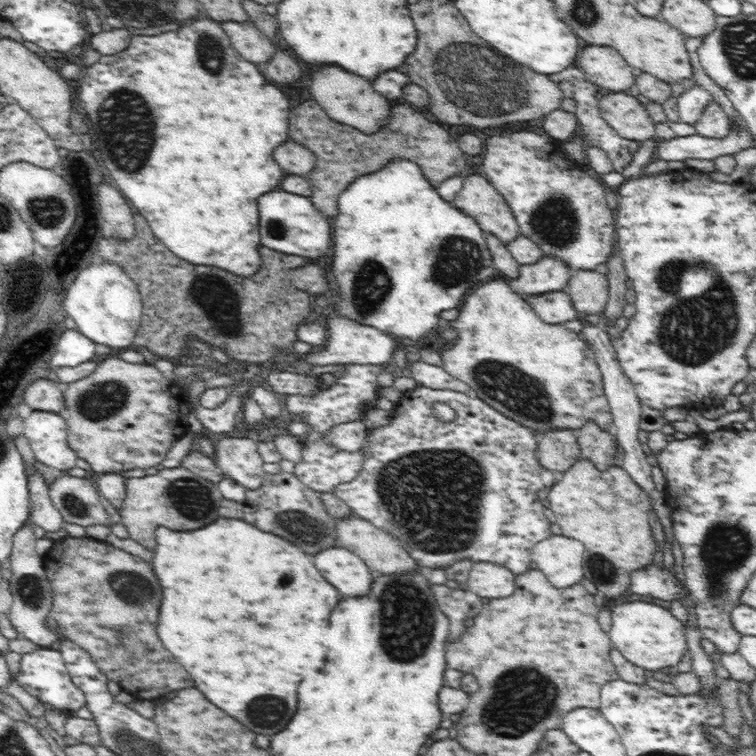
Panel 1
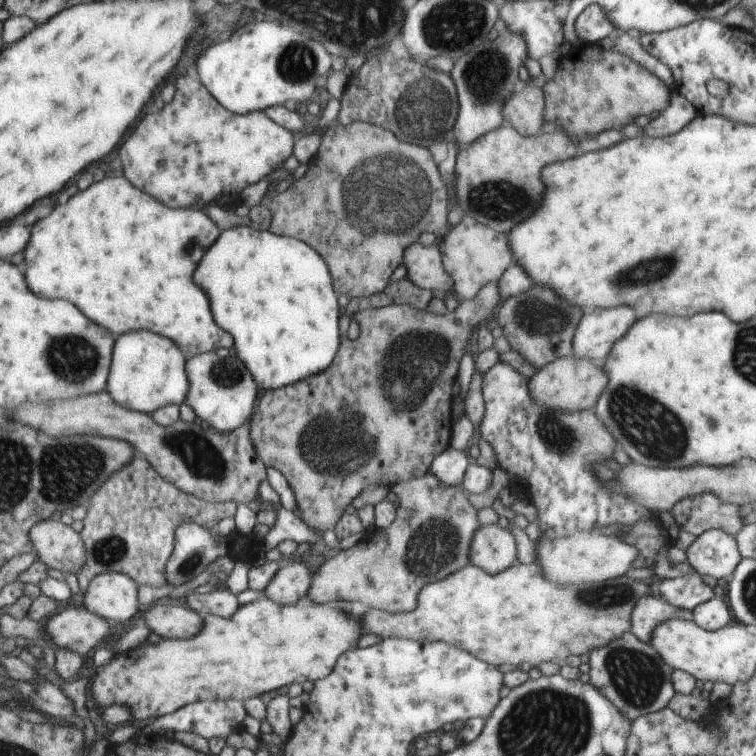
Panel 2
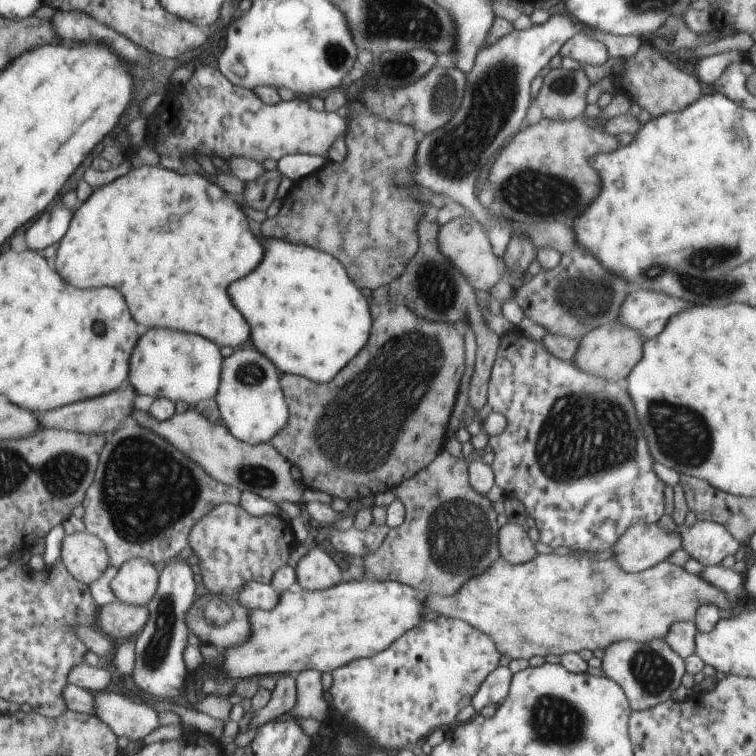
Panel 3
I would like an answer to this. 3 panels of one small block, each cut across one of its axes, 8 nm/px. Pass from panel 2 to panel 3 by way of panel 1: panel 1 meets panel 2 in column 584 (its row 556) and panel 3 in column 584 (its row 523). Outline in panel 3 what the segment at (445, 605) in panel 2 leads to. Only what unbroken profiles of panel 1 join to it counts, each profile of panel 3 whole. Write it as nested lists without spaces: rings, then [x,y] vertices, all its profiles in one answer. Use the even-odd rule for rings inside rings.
[[[549,553],[549,554],[539,554],[534,557],[534,560],[529,560],[528,562],[522,564],[512,564],[511,562],[506,562],[502,558],[498,558],[489,568],[486,568],[486,572],[474,576],[474,578],[468,579],[468,584],[458,588],[460,592],[452,594],[452,596],[442,596],[442,595],[425,595],[423,596],[422,602],[424,602],[424,610],[437,612],[438,616],[447,616],[448,618],[455,618],[462,620],[462,622],[468,622],[472,628],[478,628],[480,632],[486,632],[490,640],[494,640],[496,648],[502,652],[502,655],[508,655],[512,660],[518,660],[520,658],[532,658],[532,656],[548,656],[548,654],[564,654],[564,652],[580,652],[580,650],[596,650],[596,648],[608,648],[610,644],[618,642],[618,640],[634,640],[634,642],[650,642],[654,638],[664,639],[664,636],[668,634],[670,626],[676,622],[680,621],[692,621],[696,618],[696,610],[702,606],[702,604],[716,604],[718,608],[723,613],[727,613],[732,609],[732,606],[736,604],[735,601],[730,600],[729,596],[726,596],[722,590],[714,588],[712,584],[708,584],[706,580],[702,580],[700,576],[686,572],[682,566],[677,566],[671,564],[670,562],[660,562],[656,563],[652,568],[647,568],[644,572],[638,572],[638,574],[630,574],[630,572],[624,572],[620,568],[620,564],[612,558],[606,560],[590,560],[590,558],[582,558],[577,556],[572,556],[569,554],[561,555]],[[498,580],[504,582],[504,586],[500,586],[502,590],[498,590]],[[498,594],[504,602],[498,602]],[[508,600],[508,602],[506,602]]]

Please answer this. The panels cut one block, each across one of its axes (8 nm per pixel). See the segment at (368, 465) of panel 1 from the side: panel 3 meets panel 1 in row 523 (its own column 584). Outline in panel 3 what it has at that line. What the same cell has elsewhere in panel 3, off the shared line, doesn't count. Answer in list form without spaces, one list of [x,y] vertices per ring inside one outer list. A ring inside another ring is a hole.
[[[516,326],[500,337],[486,404],[479,410],[479,416],[486,419],[492,412],[502,414],[507,422],[502,433],[486,437],[486,444],[495,454],[492,464],[495,483],[506,497],[517,498],[524,504],[536,523],[540,542],[560,550],[604,552],[628,528],[635,524],[656,524],[664,514],[665,483],[652,468],[654,458],[624,385],[586,374],[574,362],[552,356],[542,339],[522,336]]]

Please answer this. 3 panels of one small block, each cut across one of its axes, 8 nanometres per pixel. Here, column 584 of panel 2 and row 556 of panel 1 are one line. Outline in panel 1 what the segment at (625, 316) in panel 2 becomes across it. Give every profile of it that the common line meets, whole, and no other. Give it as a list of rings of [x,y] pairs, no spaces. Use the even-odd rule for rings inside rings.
[[[339,545],[320,549],[313,556],[315,568],[341,597],[369,595],[374,573],[369,566],[346,547]]]

